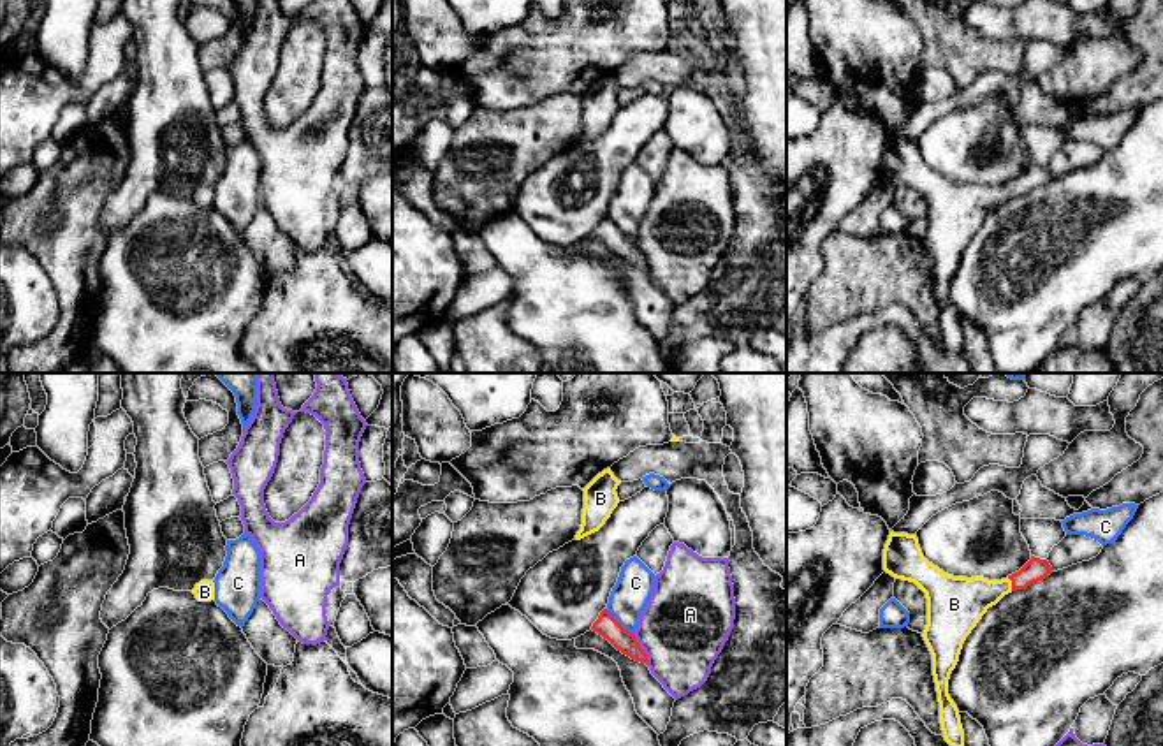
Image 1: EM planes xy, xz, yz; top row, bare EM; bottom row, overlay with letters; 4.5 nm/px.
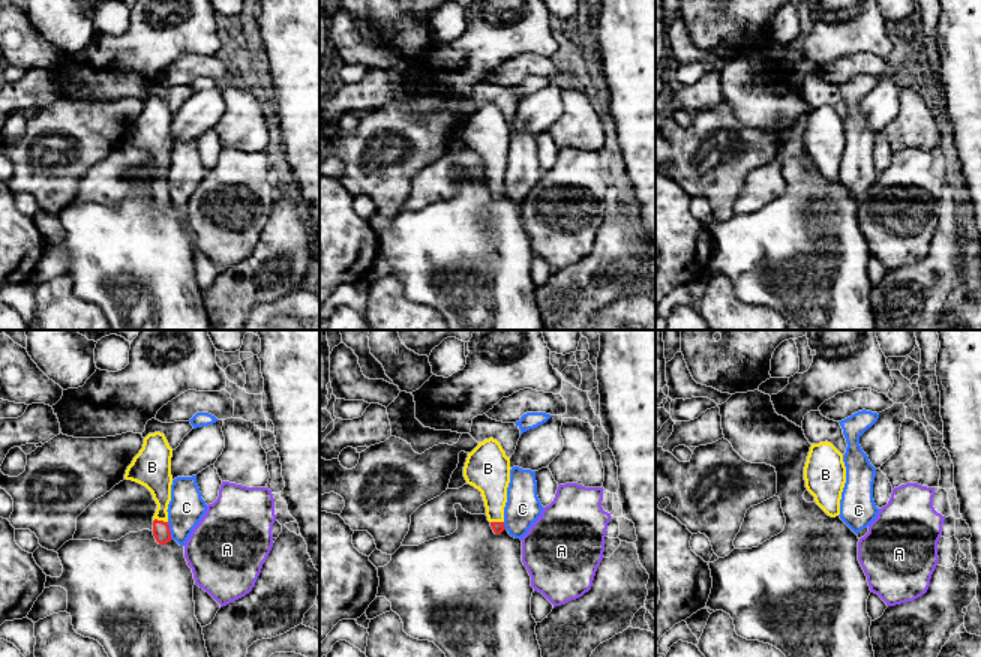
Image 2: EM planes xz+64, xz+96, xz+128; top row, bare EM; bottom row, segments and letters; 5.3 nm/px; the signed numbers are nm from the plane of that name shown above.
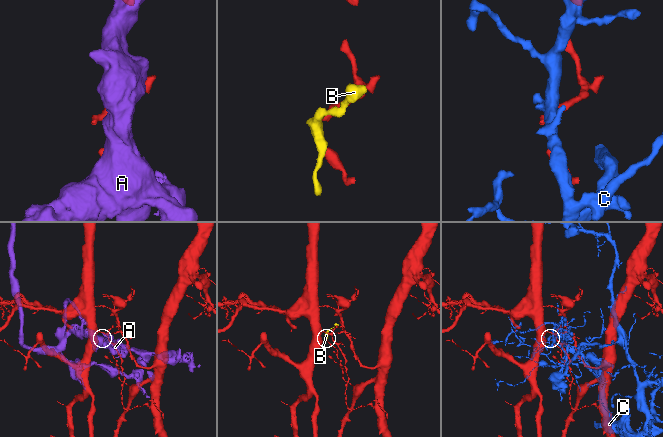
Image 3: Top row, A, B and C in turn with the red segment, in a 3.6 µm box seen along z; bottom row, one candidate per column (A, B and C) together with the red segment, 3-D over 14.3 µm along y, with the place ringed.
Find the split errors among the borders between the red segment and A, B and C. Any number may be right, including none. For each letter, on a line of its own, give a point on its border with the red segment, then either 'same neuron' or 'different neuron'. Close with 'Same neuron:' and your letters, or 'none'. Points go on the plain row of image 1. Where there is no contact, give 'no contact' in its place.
A: xz (643, 255) | different neuron
B: yz (1012, 190) | same neuron
C: xz (618, 229) | different neuron
Same neuron: B

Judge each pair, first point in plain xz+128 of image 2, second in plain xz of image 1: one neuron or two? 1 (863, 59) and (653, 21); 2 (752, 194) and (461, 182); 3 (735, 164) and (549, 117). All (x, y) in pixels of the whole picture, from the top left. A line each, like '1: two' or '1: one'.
1: two
2: two
3: one

